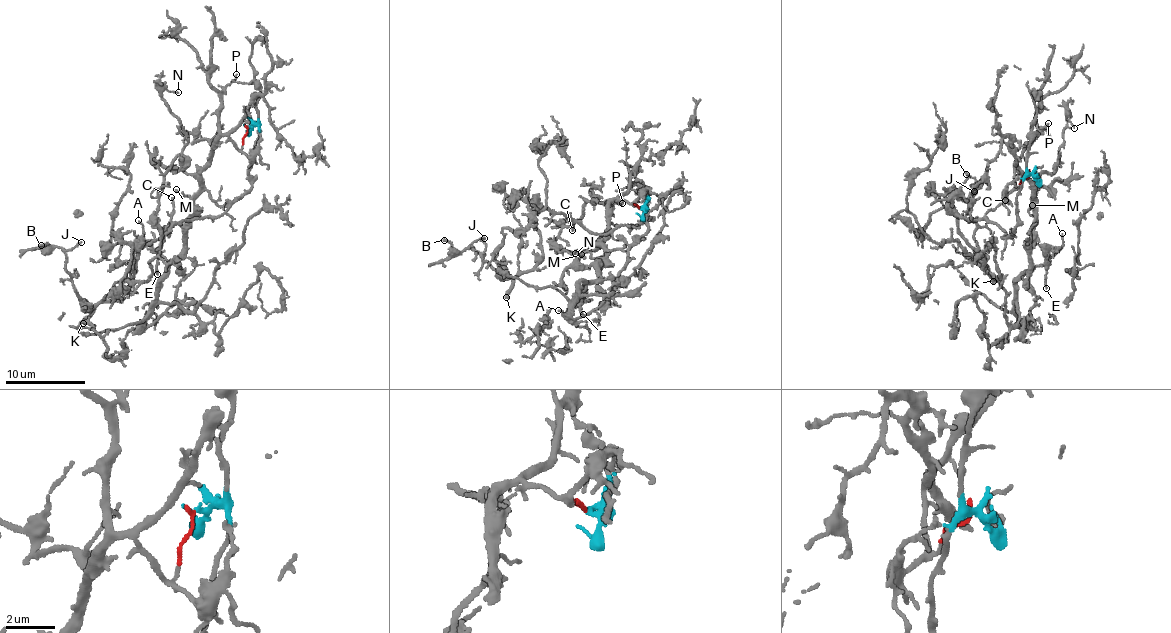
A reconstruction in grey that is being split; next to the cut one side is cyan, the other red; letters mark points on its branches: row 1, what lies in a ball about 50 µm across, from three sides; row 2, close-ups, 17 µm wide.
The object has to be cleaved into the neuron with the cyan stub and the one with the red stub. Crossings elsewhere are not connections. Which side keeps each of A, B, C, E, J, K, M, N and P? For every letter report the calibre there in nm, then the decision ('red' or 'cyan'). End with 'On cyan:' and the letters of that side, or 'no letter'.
A: 100 nm | red
B: 190 nm | cyan
C: 150 nm | cyan
E: 130 nm | red
J: 150 nm | cyan
K: 300 nm | cyan
M: 150 nm | red
N: 110 nm | red
P: 120 nm | red
On cyan: B, C, J, K

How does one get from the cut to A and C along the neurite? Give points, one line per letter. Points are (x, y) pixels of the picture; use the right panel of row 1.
A: (1031, 174), (1016, 185), (1015, 164), (1035, 201), (1026, 271), (1048, 264), (1060, 249), (1061, 233)
C: (1031, 175), (1023, 181), (1016, 197), (1016, 227), (1005, 237), (1003, 228), (986, 216), (1006, 199)

